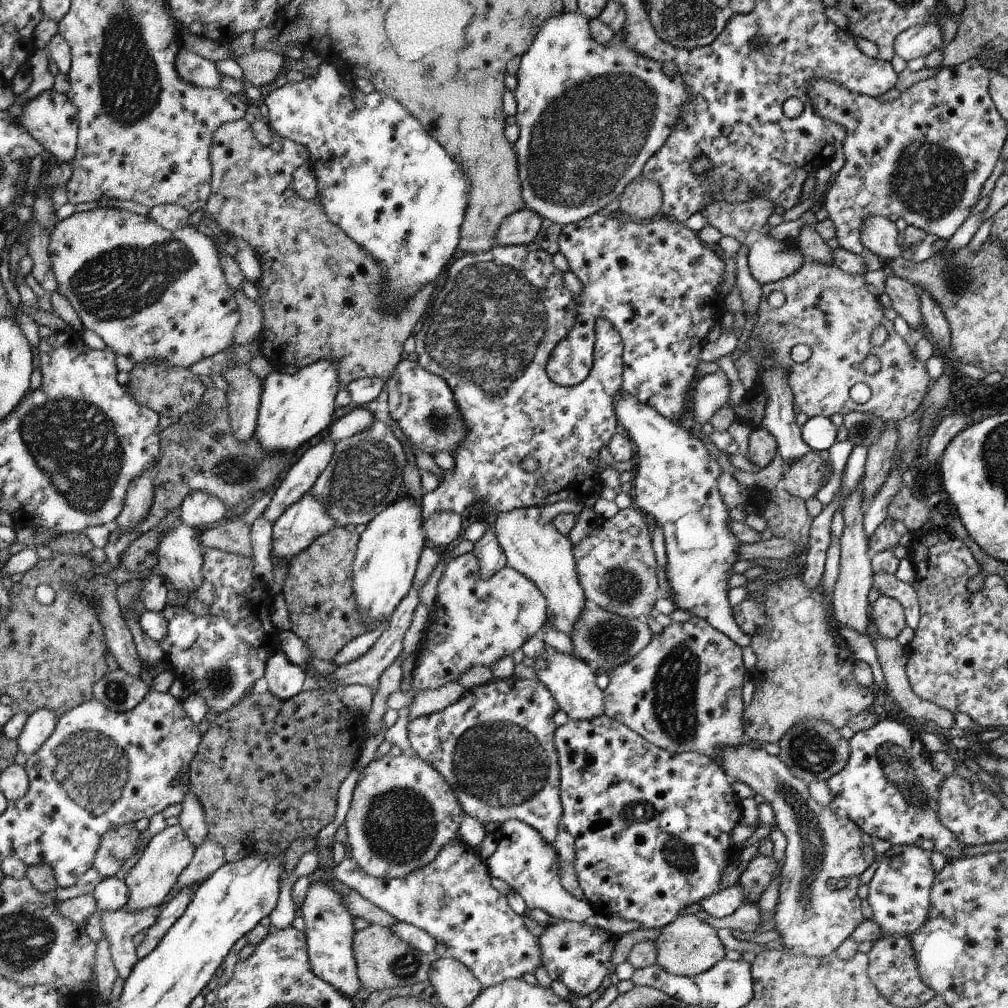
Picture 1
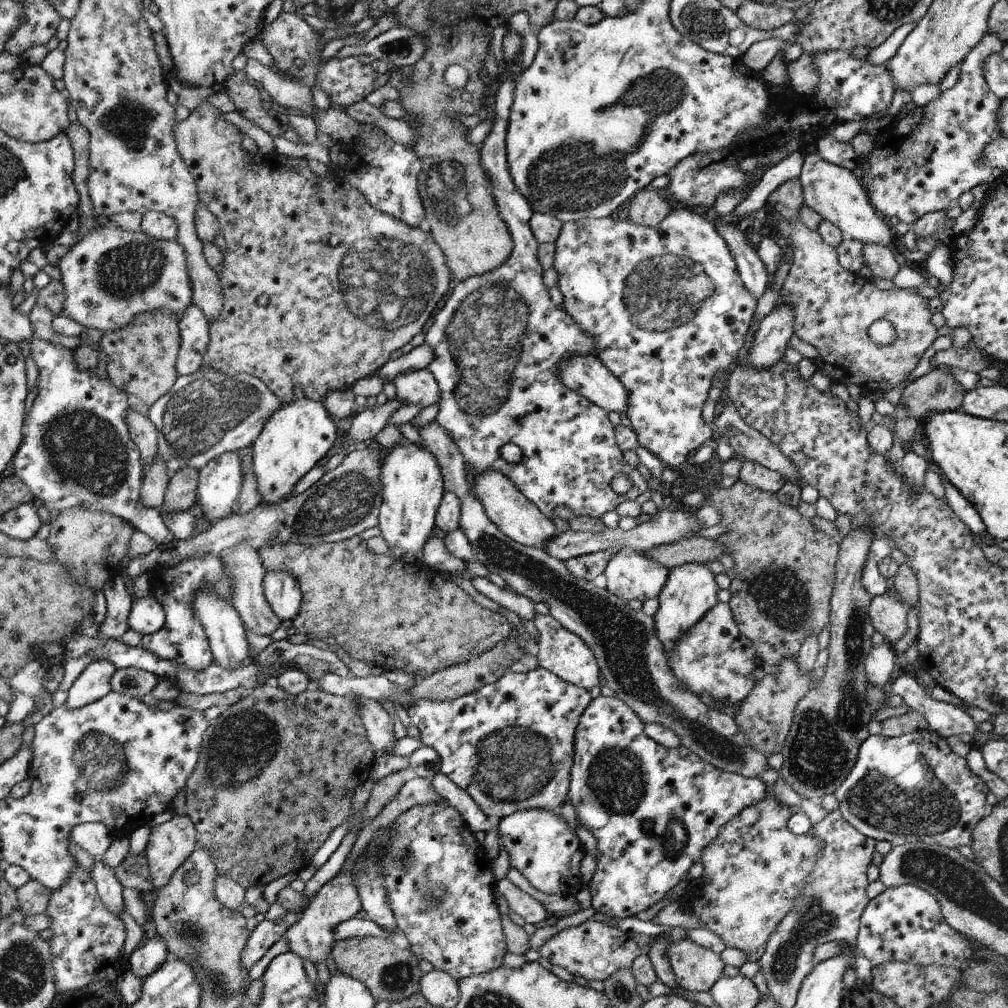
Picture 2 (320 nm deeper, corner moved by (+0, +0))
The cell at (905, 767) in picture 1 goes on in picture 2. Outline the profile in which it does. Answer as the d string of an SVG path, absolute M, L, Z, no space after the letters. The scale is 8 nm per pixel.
M914 731L901 737L870 735L859 748L855 765L836 790L839 811L859 833L874 840L886 840L891 846L922 841L927 845L942 845L951 849L972 842L976 823L988 813L986 794L989 788L970 769L967 760L954 753L939 732Z

